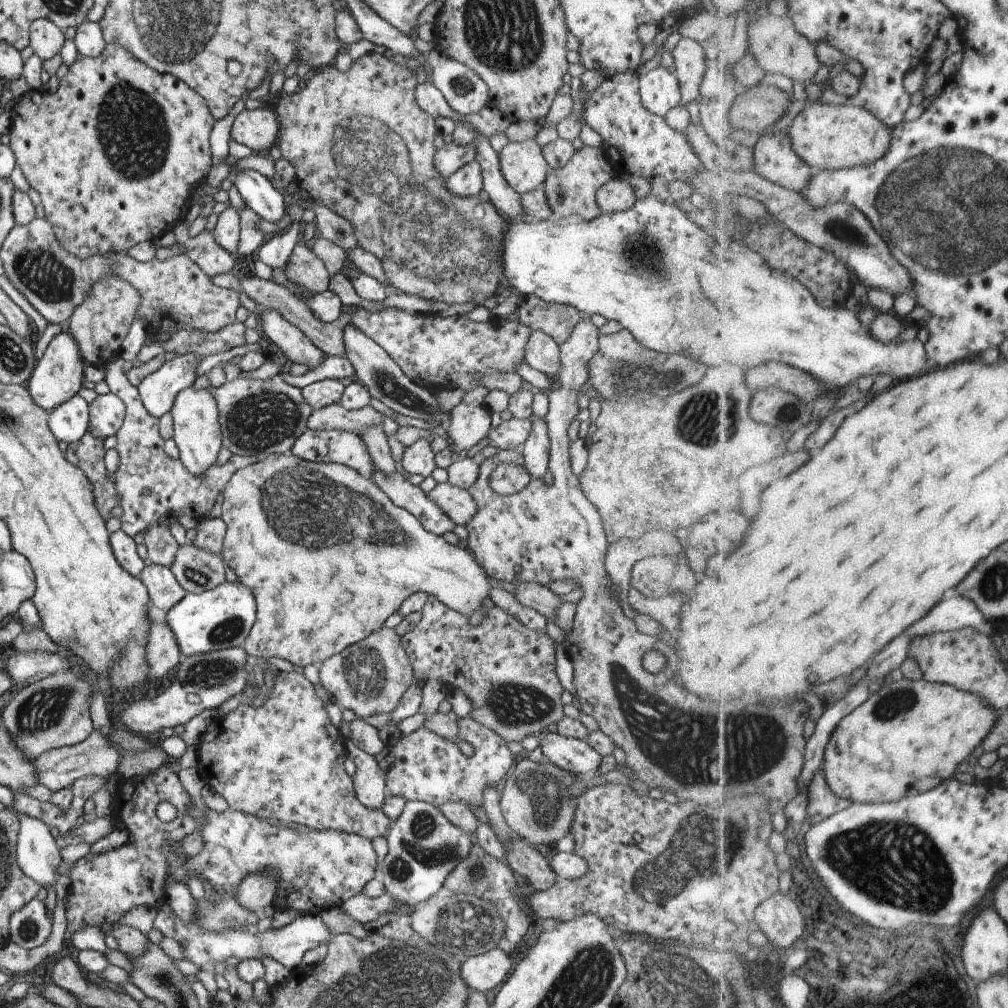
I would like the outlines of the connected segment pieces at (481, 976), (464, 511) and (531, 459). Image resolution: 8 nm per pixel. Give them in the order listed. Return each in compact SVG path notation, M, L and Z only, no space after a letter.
M495 948L485 953L469 955L465 962L460 963L459 977L469 991L485 994L503 982L505 974L511 970L513 959L510 954Z
M437 483L426 496L451 520L453 525L465 525L476 512L474 501L465 489Z
M531 414L530 430L527 439L521 444L519 451L523 456L523 466L530 477L542 480L547 470L549 442L547 428L543 417Z

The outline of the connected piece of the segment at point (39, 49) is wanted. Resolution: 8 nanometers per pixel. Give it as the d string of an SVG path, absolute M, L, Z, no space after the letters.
M36 19L28 29L28 46L41 62L58 55L64 44L63 32L48 19Z

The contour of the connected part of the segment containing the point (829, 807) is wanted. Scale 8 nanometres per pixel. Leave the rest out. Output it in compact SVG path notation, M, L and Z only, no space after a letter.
M821 770L808 789L808 821L811 826L820 824L833 814L842 809L847 809L853 802L837 797L824 776L824 770Z

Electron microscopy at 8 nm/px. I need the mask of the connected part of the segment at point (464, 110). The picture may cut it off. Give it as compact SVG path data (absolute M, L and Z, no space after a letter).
M435 49L423 57L430 68L431 83L455 113L473 115L487 105L487 86L469 68Z

